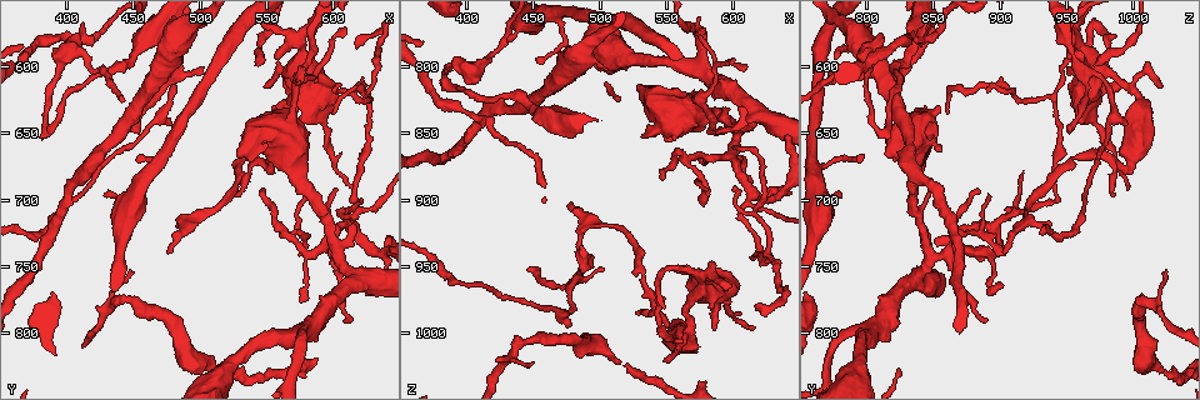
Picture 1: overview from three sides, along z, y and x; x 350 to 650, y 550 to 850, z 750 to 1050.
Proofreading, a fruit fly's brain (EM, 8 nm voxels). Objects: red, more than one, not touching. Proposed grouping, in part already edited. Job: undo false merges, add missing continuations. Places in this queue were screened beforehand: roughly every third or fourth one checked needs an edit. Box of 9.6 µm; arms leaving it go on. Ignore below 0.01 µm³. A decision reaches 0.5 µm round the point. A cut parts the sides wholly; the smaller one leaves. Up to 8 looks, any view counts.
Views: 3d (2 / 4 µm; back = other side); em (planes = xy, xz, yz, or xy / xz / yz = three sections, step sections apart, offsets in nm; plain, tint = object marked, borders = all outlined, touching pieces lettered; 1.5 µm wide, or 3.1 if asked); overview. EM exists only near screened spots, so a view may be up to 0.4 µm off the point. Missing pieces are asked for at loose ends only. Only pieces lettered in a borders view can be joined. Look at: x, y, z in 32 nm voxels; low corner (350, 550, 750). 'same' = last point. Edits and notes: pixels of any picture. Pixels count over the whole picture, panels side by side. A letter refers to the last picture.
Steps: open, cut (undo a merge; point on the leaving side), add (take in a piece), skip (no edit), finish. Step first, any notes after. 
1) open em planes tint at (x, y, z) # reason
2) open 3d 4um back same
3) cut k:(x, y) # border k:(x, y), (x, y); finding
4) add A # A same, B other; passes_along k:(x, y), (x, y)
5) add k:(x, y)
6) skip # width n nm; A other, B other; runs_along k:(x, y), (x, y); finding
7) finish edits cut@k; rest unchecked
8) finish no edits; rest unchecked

open em yz step 8 tint at (618, 700, 944) # abrupt turn

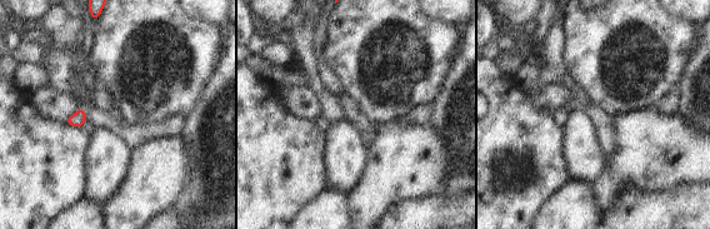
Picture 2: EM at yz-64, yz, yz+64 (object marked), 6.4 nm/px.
open em xz step 8 borders same # another direction

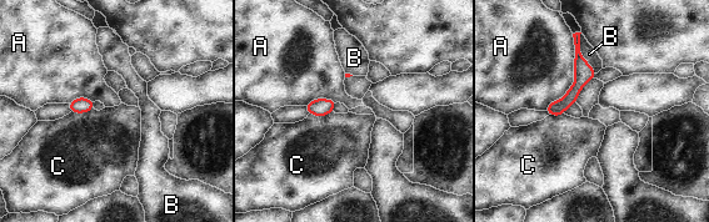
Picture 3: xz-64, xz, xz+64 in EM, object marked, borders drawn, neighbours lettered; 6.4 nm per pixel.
skip # width 90 nm; A other, B other, C other; runs_along 3:(577, 36), (579, 84), (552, 111); continuous, no second cell

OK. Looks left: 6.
open 3d 4um at (394, 598, 802) # calibre changes

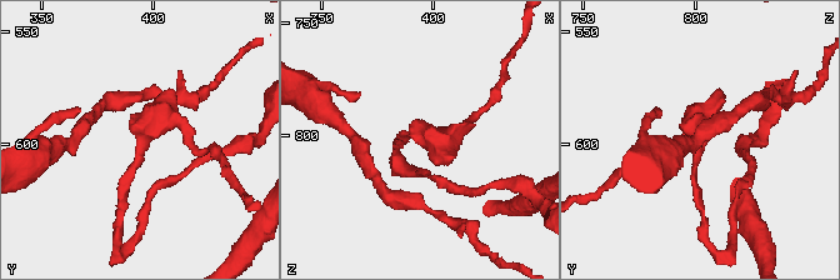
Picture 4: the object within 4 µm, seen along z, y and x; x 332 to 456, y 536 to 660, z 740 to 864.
open em xz step 8 tint at (395, 600, 802) # shape alone is not enough

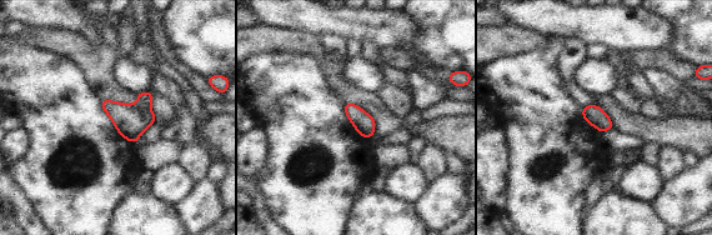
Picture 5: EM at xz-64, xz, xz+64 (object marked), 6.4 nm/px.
open em planes borders same # cut it another way

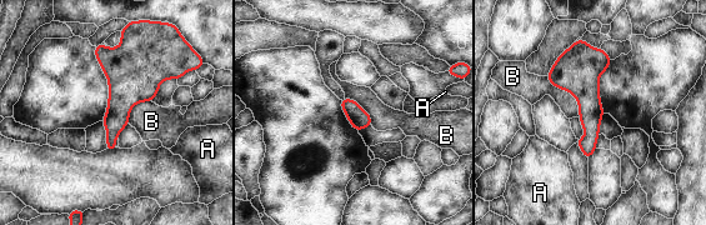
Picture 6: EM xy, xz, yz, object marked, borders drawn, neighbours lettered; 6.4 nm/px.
skip # width 120 nm; A other, B other; border 6:(546, 76), (576, 99), (579, 116); all the same cell

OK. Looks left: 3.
open em xz step 8 tint at (502, 600, 952) # branch stops here

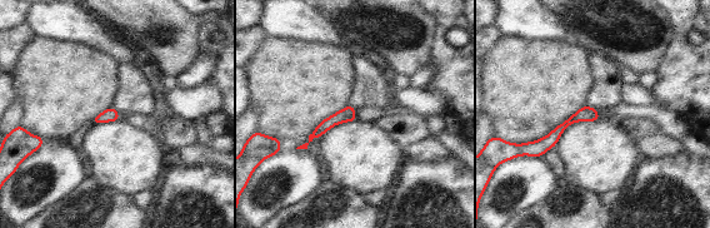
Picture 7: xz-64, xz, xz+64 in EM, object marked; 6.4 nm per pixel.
open em planes borders same

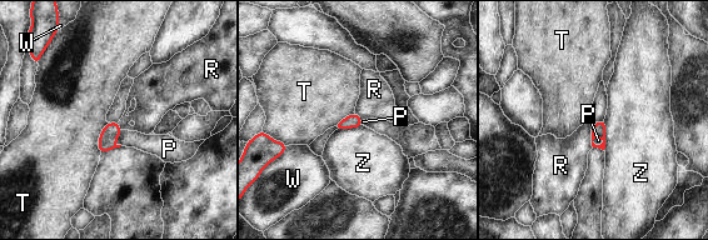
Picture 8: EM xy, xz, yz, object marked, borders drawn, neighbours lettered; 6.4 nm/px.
add P # longest_contact T 200 nm; P same, R other, T other, W other, Z other; it goes on there

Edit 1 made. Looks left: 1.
open em planes borders at (616, 692, 996) # tapers out

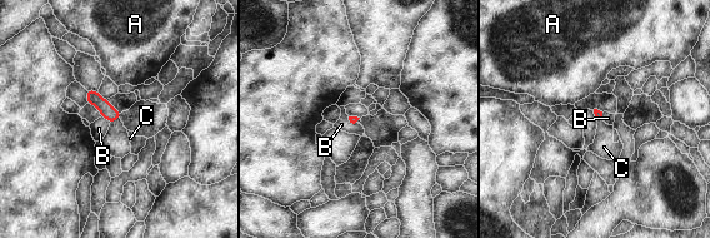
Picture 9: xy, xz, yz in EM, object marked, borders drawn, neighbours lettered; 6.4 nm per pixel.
add C # A other, B other, C same; the cell continues

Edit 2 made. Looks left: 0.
finish edits add@8, add@9; rest unchecked

